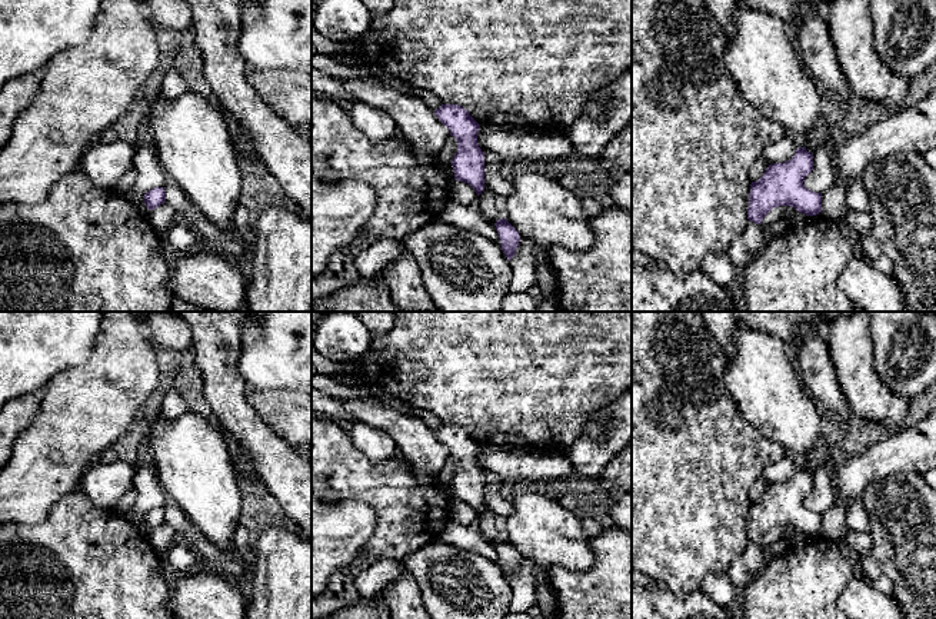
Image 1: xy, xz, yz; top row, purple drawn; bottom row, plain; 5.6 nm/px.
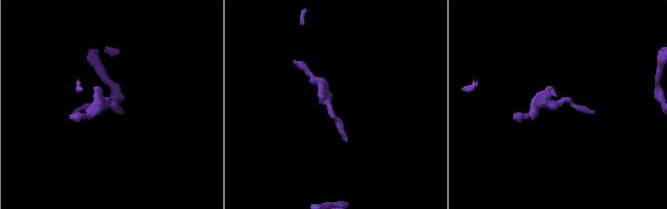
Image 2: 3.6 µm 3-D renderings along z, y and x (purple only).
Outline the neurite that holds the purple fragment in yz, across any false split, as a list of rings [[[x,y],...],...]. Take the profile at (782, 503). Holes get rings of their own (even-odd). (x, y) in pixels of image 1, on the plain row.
[[[806,467],[796,469],[795,476],[785,483],[769,485],[757,502],[752,502],[749,513],[747,539],[762,545],[763,538],[775,528],[792,526],[806,536],[816,536],[822,532],[822,513],[805,507],[805,497],[813,490],[813,475]]]

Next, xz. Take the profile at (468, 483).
[[[442,425],[434,430],[437,439],[457,460],[452,486],[454,500],[470,505],[477,516],[484,510],[484,473],[477,465],[480,445],[459,425]]]

